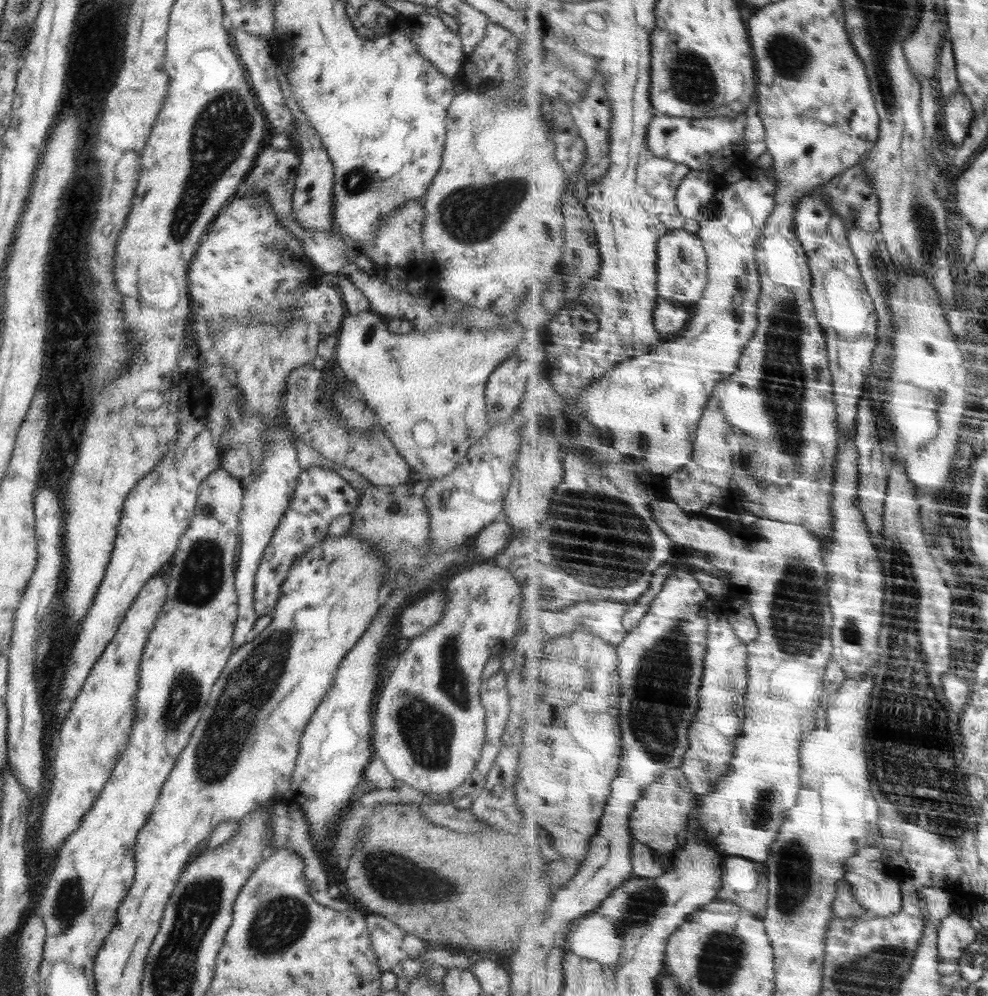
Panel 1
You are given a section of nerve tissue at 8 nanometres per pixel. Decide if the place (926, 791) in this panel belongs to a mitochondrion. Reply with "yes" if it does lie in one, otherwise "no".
yes

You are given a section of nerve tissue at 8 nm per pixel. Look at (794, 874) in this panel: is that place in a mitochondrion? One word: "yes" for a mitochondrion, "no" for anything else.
yes

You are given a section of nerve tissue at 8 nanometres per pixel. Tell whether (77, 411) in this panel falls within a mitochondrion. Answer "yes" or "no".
no

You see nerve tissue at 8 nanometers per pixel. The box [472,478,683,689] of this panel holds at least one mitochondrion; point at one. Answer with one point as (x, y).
(624, 571)

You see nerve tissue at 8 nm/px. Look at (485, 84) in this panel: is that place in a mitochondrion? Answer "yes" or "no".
no

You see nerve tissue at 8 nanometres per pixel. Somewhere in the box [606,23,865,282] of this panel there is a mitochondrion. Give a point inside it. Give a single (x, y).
(690, 78)

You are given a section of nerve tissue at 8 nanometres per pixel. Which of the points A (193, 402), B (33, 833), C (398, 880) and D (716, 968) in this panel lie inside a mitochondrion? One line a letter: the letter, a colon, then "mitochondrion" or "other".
A: other
B: other
C: mitochondrion
D: mitochondrion

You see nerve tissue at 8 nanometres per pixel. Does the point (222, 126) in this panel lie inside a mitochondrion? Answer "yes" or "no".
yes

